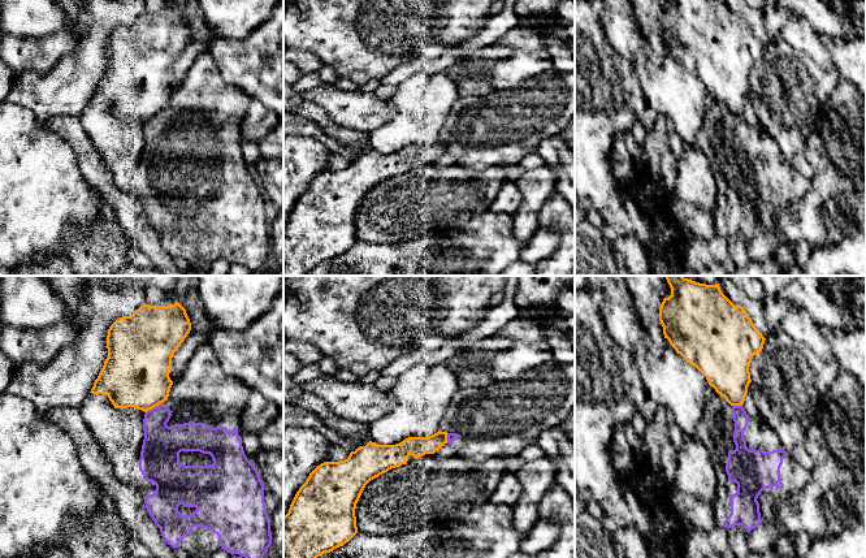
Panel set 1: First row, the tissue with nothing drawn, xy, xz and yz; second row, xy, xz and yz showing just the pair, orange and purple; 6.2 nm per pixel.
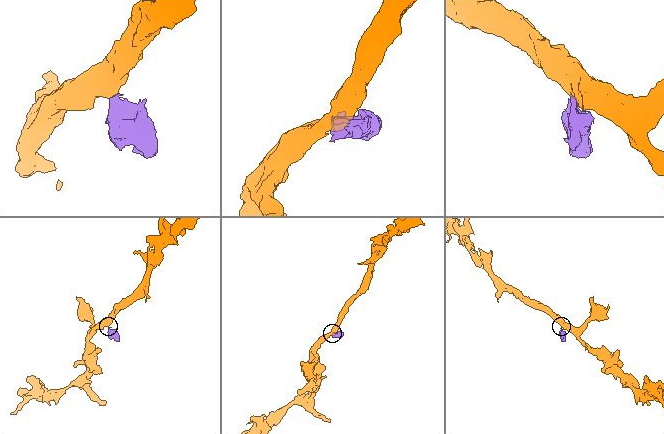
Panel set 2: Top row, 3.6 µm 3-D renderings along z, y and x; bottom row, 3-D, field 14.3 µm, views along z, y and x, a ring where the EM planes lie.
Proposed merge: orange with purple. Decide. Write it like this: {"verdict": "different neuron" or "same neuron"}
{"verdict": "different neuron"}

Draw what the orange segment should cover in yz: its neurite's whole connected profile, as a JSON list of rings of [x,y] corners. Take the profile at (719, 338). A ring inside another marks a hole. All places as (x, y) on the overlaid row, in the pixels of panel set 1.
[[[666,276],[671,287],[671,295],[664,298],[659,307],[659,321],[664,338],[689,364],[694,365],[718,394],[726,398],[731,406],[742,406],[748,386],[752,382],[749,367],[755,354],[761,352],[765,337],[754,326],[752,319],[741,306],[735,306],[720,290],[719,284],[700,284],[683,276]]]

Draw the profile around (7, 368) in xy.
[[[0,351],[0,393],[4,393],[12,381],[16,365],[12,360]]]

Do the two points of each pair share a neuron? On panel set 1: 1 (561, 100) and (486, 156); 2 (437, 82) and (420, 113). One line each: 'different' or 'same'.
1: same
2: same

